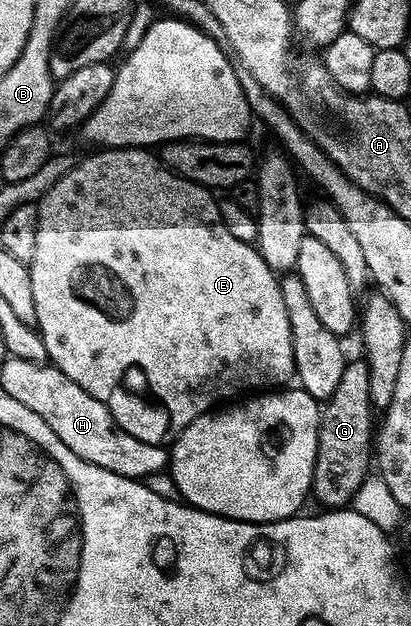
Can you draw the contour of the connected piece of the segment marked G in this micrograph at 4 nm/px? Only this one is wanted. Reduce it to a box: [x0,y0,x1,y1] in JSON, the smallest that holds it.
[312,359,372,510]

